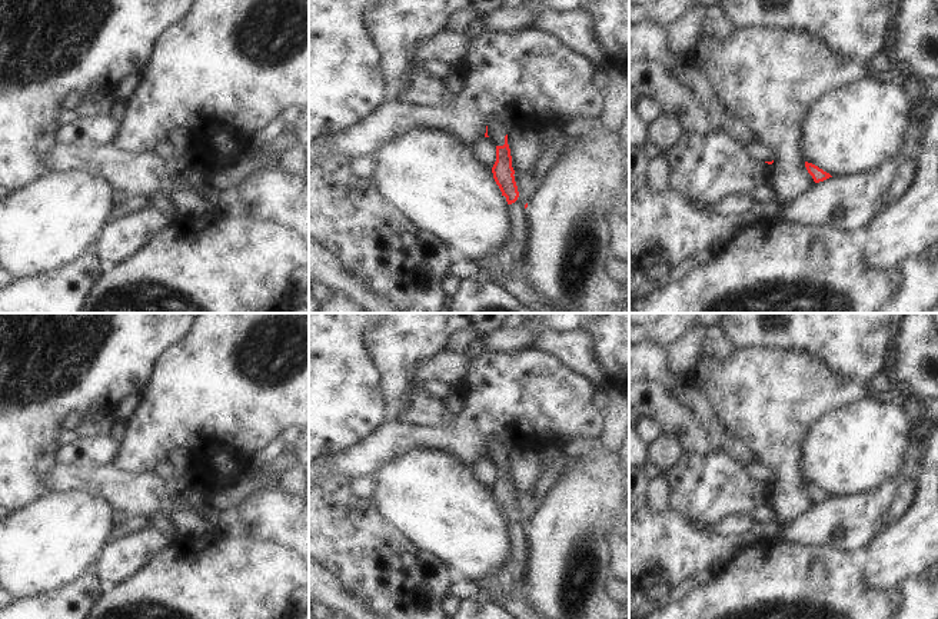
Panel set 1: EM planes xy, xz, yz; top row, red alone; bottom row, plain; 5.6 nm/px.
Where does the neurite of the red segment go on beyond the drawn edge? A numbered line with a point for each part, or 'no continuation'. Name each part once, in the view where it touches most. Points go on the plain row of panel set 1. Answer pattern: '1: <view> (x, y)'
1: xz (496, 451)

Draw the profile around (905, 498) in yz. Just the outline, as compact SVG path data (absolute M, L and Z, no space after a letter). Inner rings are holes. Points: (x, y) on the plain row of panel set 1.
M911 479L901 486L892 505L892 509L889 510L888 515L888 525L892 525L904 518L904 515L909 510L909 507L915 502L918 487L919 483L917 479Z

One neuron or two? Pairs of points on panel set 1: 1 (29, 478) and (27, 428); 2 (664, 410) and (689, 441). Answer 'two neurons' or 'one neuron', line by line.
1: one neuron
2: one neuron

